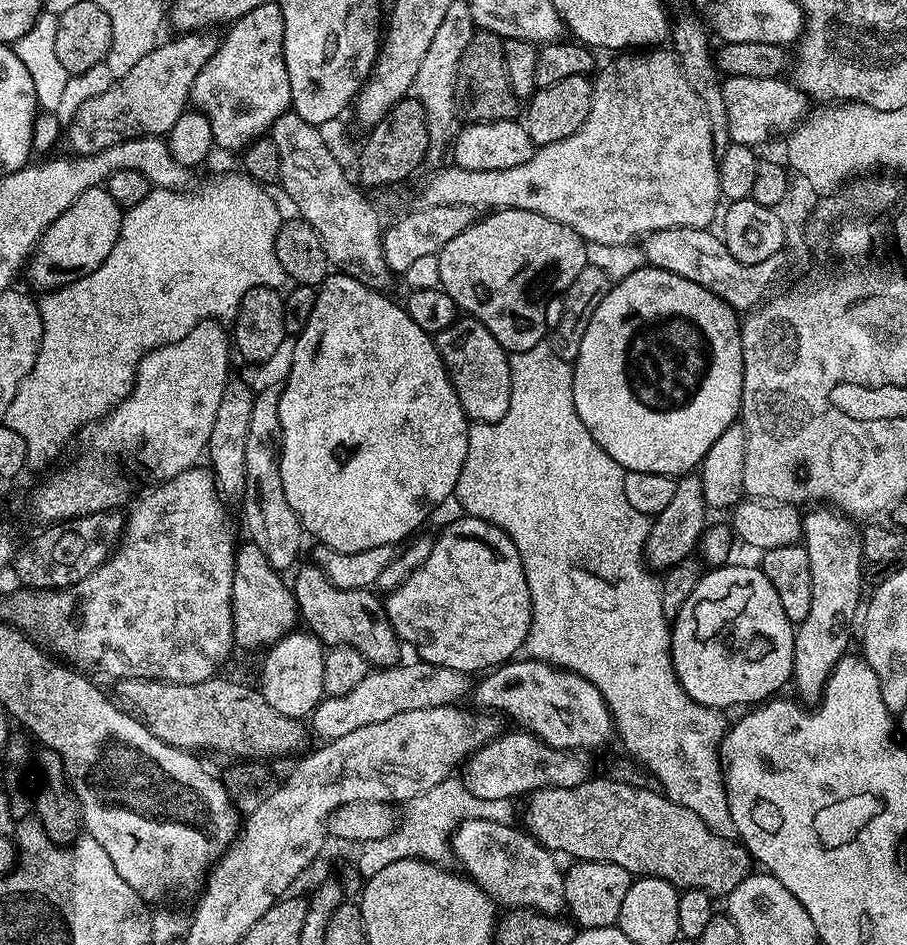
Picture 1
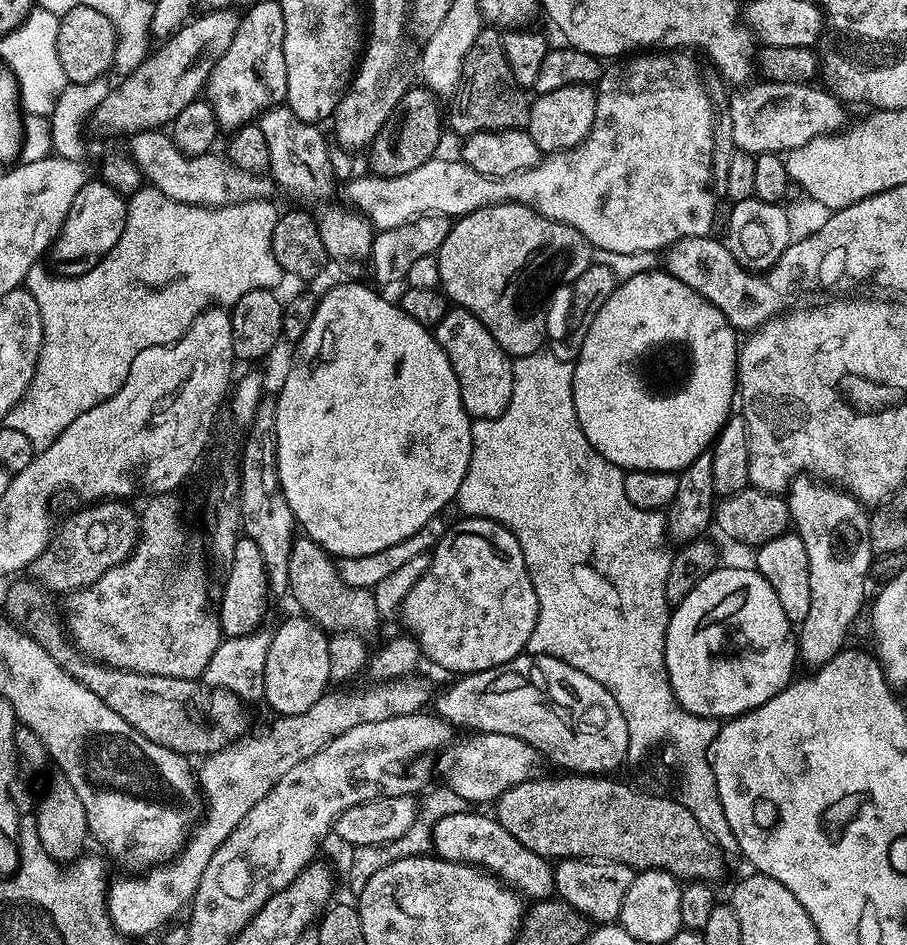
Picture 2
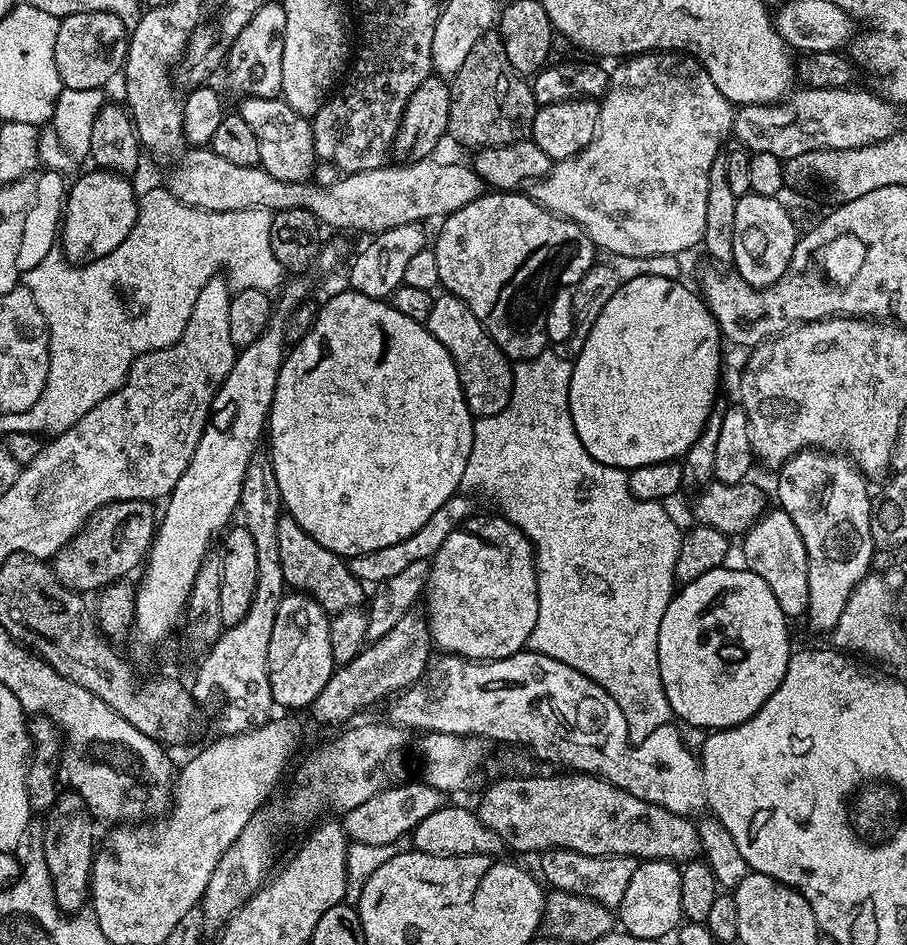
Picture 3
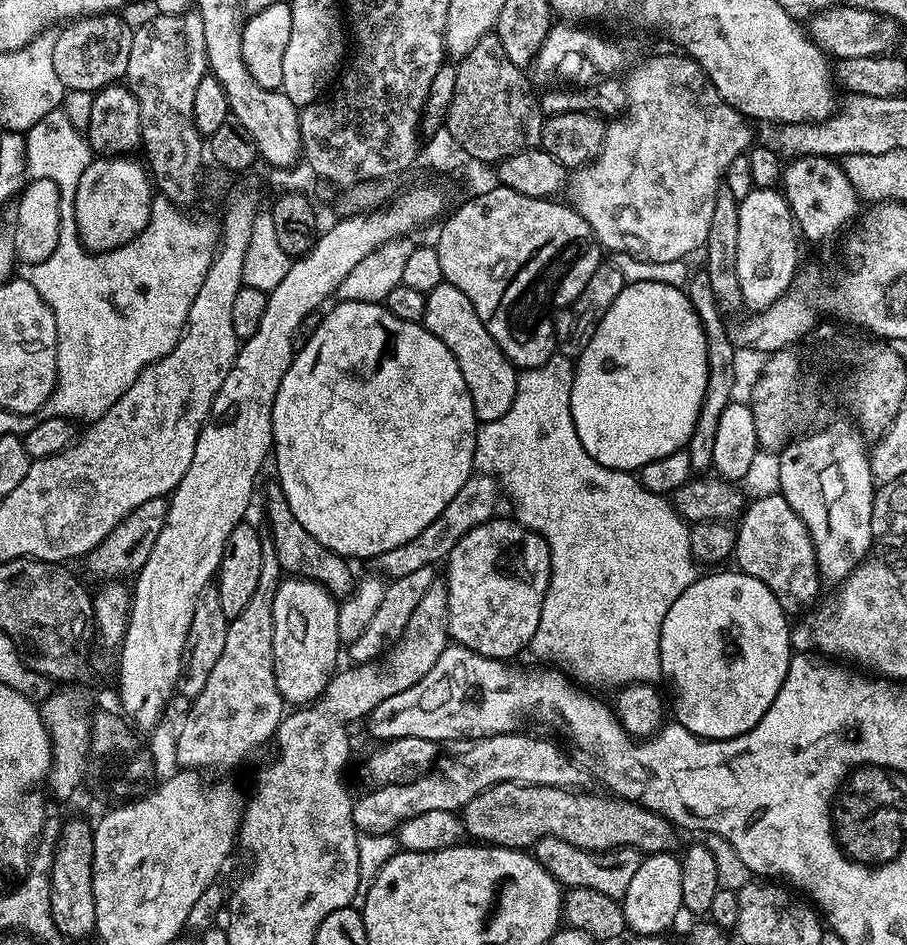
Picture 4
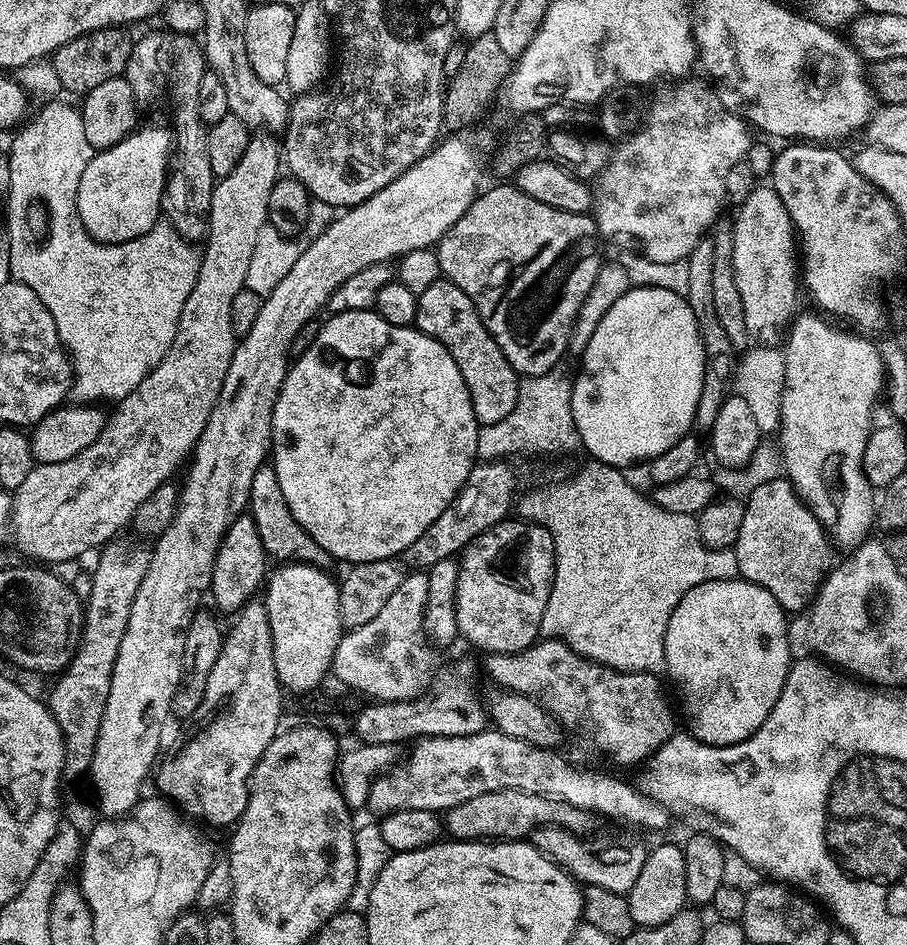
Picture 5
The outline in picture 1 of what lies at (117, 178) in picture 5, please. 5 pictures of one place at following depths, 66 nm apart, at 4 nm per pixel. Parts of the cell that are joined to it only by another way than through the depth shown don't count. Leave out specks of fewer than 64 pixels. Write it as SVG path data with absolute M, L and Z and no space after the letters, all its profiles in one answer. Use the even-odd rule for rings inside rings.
M97 186L78 194L76 201L45 230L39 242L36 243L36 250L26 264L26 276L28 272L29 278L40 287L40 290L51 290L64 288L67 284L72 284L86 274L98 270L98 266L106 262L106 254L114 250L114 242L118 242L118 234L123 221L124 212L120 204L114 202L114 198L110 198L107 187Z

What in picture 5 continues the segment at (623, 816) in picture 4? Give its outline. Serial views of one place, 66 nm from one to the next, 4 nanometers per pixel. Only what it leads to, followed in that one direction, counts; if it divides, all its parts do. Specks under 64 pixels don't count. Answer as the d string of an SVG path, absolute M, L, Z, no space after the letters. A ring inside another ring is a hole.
M490 790L490 794L478 794L478 798L458 802L458 806L447 809L442 816L442 828L454 840L519 840L531 837L533 830L544 824L557 824L569 832L584 834L589 831L588 820L589 813L583 812L581 808L561 800L552 800L548 796L522 790Z

